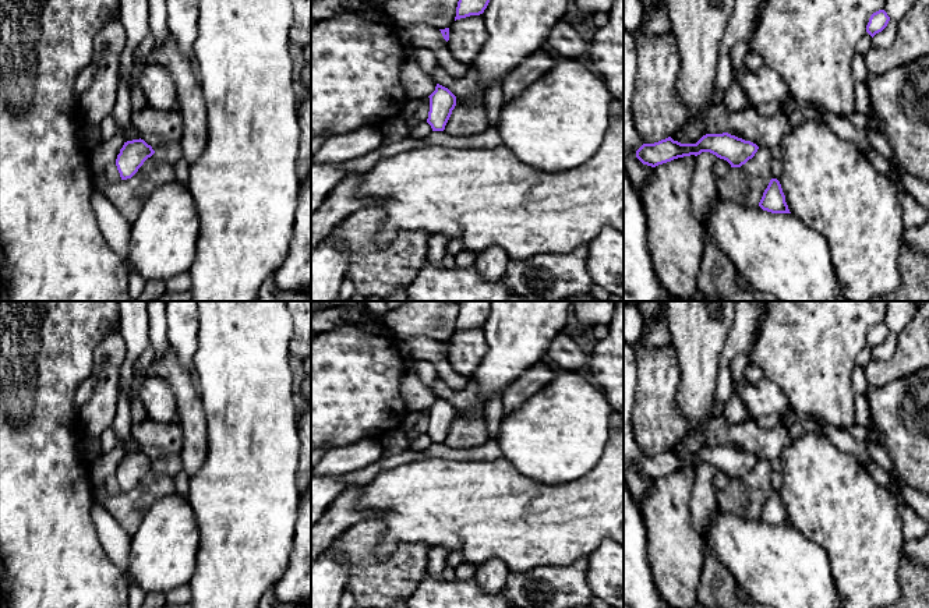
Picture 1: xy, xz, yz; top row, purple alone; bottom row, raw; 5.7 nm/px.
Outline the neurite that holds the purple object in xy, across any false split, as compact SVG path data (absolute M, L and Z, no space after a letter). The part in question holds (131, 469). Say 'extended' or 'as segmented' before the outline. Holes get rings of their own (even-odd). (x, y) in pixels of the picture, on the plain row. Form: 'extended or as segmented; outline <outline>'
as segmented; outline M141 450L124 455L116 471L121 492L131 491L153 466L152 459Z

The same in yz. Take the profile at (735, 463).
as segmented; outline M728 445L706 446L696 456L681 456L671 449L654 456L643 456L636 463L636 470L647 478L671 474L678 470L700 467L710 464L720 471L727 473L731 480L741 480L755 469L759 459L750 453L745 453Z

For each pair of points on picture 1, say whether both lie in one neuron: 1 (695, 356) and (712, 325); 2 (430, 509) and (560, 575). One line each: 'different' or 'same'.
1: same
2: different

